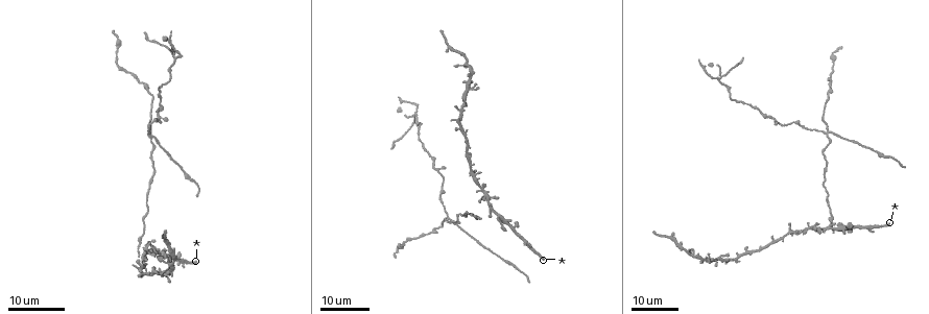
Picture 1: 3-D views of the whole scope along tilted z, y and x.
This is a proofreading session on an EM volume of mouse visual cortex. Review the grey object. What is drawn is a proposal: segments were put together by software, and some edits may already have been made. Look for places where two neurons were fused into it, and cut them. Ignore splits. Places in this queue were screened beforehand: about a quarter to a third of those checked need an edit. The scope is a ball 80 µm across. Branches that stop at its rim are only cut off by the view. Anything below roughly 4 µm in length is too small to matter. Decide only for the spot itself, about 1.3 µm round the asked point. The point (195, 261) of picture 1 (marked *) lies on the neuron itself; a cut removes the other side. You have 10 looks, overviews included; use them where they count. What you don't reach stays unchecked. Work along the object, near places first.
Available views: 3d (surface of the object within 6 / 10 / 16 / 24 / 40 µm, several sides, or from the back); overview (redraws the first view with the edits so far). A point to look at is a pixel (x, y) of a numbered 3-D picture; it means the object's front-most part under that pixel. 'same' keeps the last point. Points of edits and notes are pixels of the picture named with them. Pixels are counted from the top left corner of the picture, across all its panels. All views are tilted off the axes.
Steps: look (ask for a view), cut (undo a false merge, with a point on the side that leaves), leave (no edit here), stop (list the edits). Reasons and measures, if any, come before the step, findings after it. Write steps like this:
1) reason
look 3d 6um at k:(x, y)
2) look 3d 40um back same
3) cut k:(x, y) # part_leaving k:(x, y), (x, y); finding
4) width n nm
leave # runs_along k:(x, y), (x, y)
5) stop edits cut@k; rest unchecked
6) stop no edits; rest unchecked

branch point
look 3d 16um at 1:(489, 211)

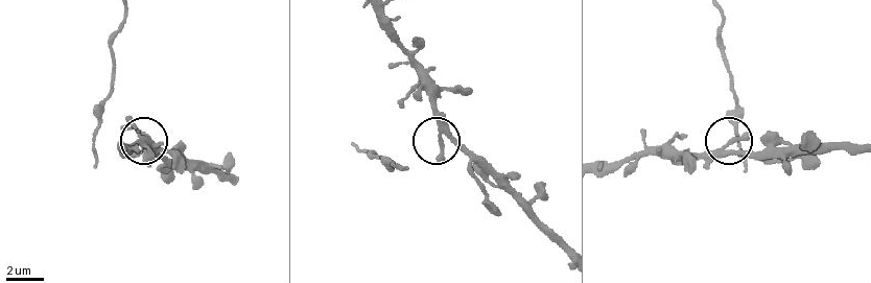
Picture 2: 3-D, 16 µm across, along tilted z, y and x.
zoom in
look 3d 10um at 2:(441, 140)

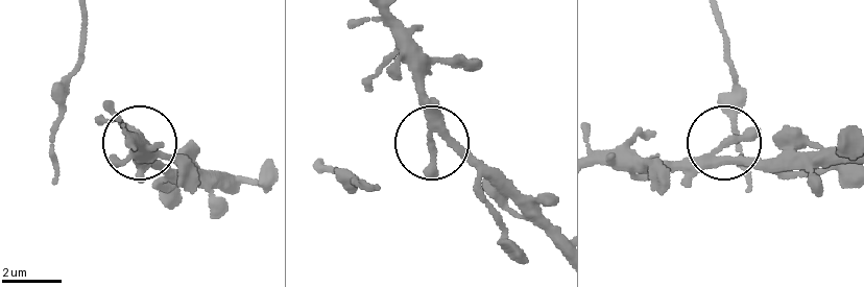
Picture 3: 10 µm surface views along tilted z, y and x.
from behind
look 3d 10um back at 3:(724, 142)

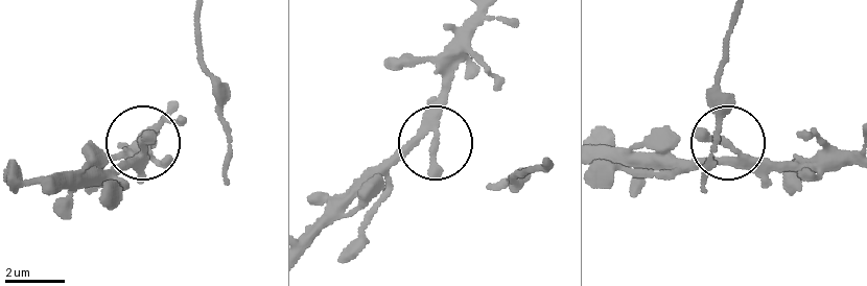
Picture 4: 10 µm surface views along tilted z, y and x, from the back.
width 190 nm
leave # runs_along 4:(311, 239), (405, 153), (436, 138), (441, 58); continuous, no second neuron

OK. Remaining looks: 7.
four or more arms meet
look 3d 24um at 1:(823, 132)

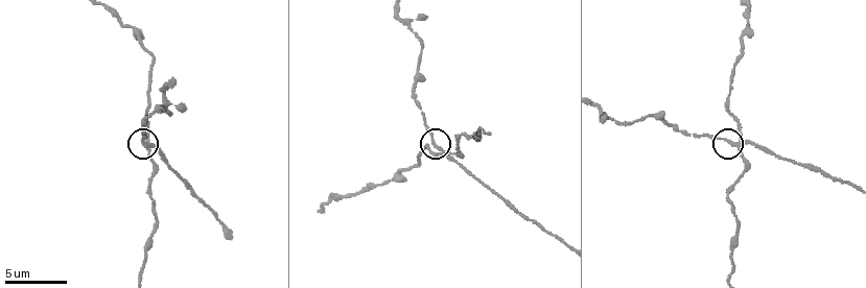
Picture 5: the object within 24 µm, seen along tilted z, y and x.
look 3d 6um at 5:(736, 143)

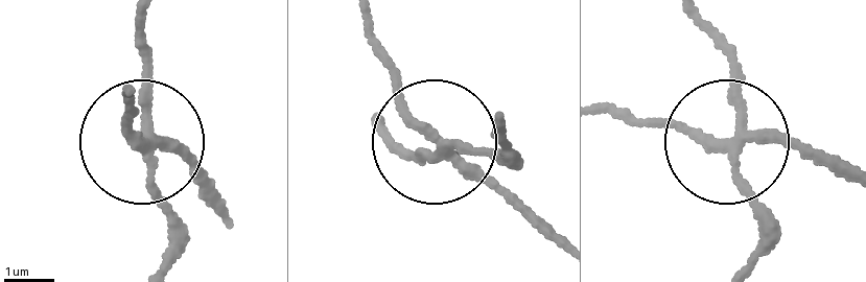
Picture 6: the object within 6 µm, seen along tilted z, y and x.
width 190 nm
cut 6:(168, 212) # part_leaving 6:(153, 140), (142, 17); two neurons meet here

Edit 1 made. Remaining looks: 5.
thin arm on a thick one
look 3d 24um at 1:(783, 234)

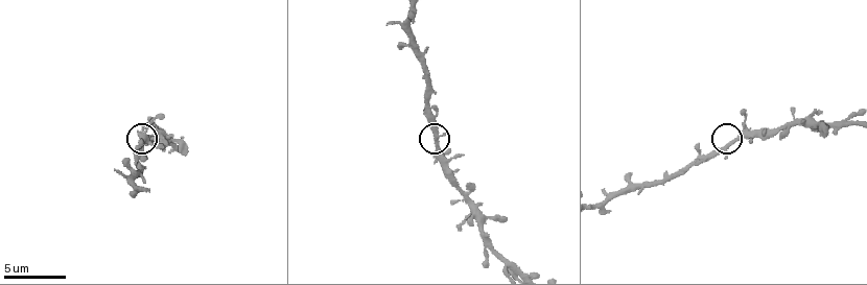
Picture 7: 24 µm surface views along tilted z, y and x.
look 3d 10um at 7:(728, 142)

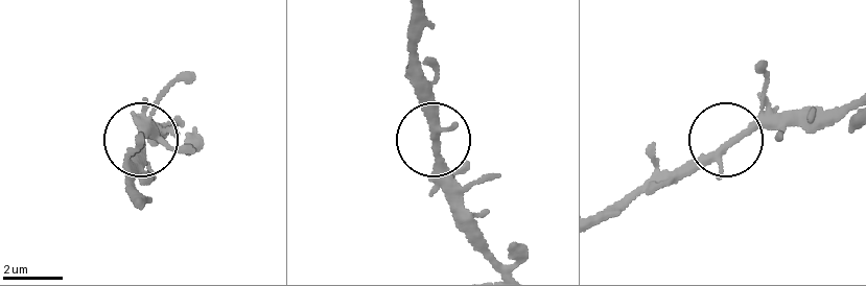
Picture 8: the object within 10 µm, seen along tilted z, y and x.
arms 3
leave # continuous, no second neuron

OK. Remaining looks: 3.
thick turns thin
look 3d 6um at 5:(166, 89)

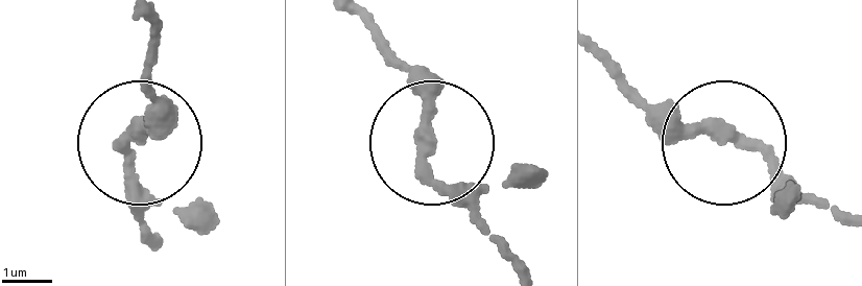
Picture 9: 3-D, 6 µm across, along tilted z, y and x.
width 270 nm
leave # runs_along 9:(518, 267), (431, 173), (417, 78), (393, 48); all the same neuron

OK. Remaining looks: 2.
four arms meet
look 3d 24um at 1:(172, 57)

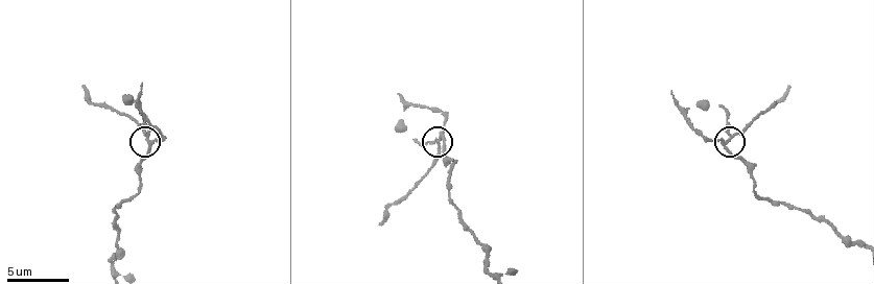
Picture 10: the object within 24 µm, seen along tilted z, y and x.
look 3d 6um at 10:(725, 143)

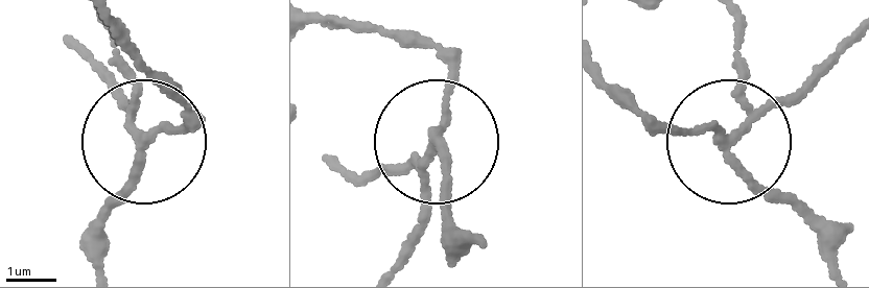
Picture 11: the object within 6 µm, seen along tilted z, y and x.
arms 4
cut 11:(130, 76) # part_leaving 11:(141, 139), (84, 55); two neurons meet here

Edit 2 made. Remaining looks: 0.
stop edits cut@6, cut@11; rest unchecked

